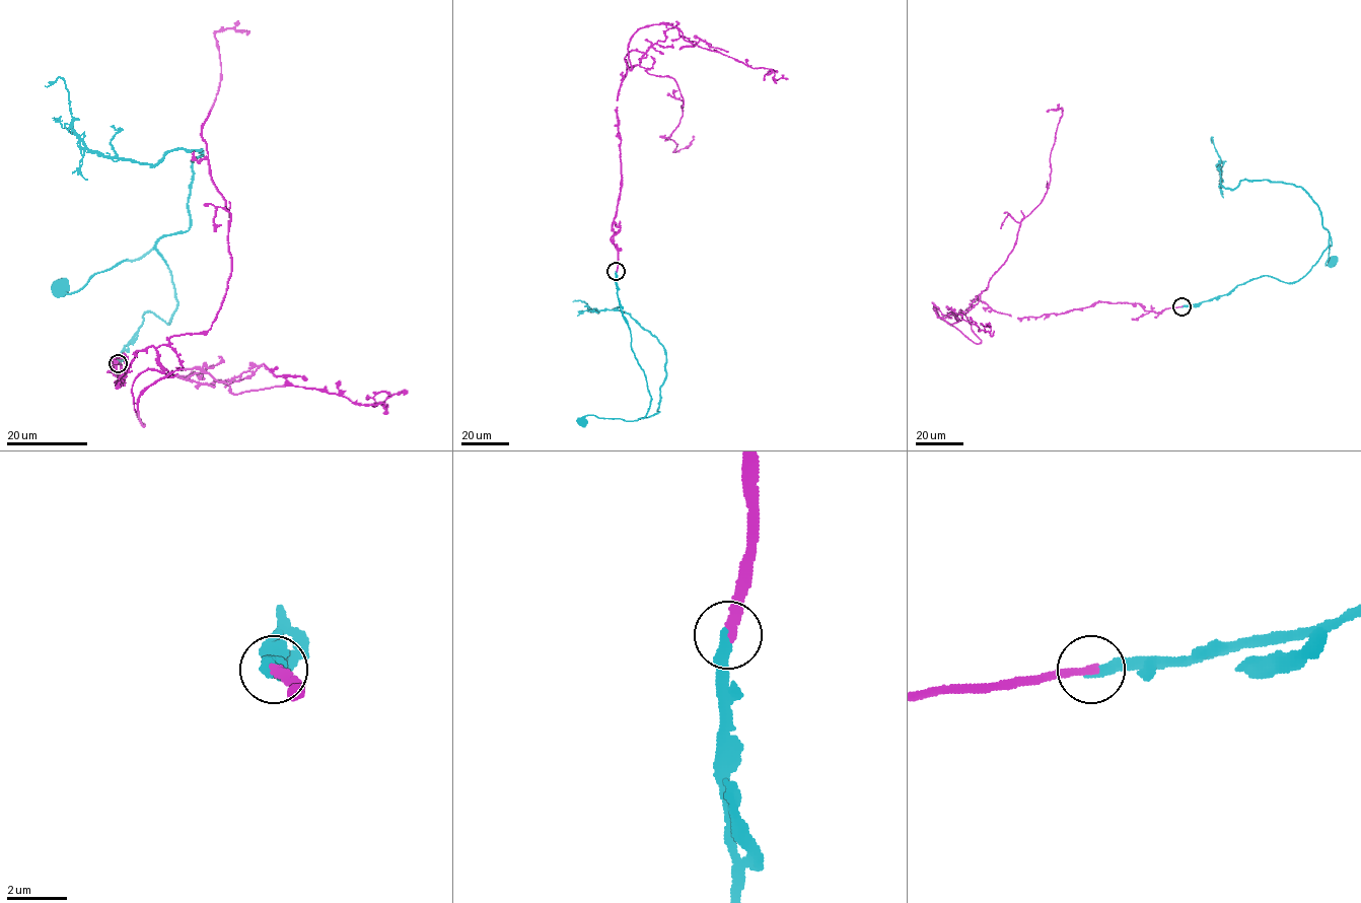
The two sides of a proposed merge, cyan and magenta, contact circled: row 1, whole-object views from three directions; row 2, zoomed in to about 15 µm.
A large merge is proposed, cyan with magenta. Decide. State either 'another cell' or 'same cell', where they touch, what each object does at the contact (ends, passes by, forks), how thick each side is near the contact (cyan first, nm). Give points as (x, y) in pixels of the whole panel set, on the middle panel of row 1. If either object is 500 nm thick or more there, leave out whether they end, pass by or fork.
another cell; place (616, 271); cyan ends; magenta ends; calibres 380 and 320 nm

